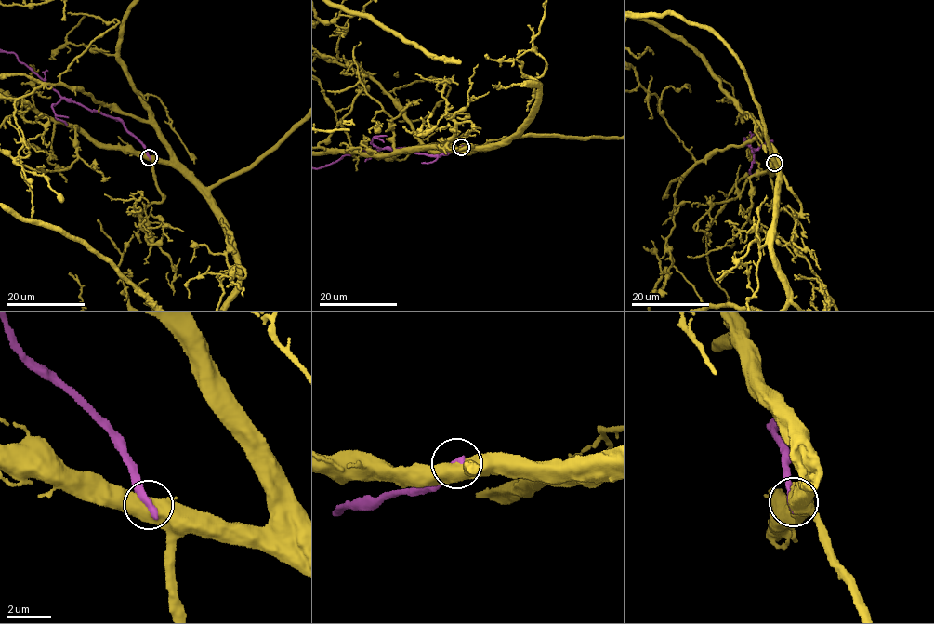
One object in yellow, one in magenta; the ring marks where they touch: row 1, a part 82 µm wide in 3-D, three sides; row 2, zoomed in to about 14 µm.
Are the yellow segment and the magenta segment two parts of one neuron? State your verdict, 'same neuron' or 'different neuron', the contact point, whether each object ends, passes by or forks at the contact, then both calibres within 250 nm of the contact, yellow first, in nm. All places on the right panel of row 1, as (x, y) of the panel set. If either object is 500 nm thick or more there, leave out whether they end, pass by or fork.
different neuron | (774, 163) | 600/360 nm

